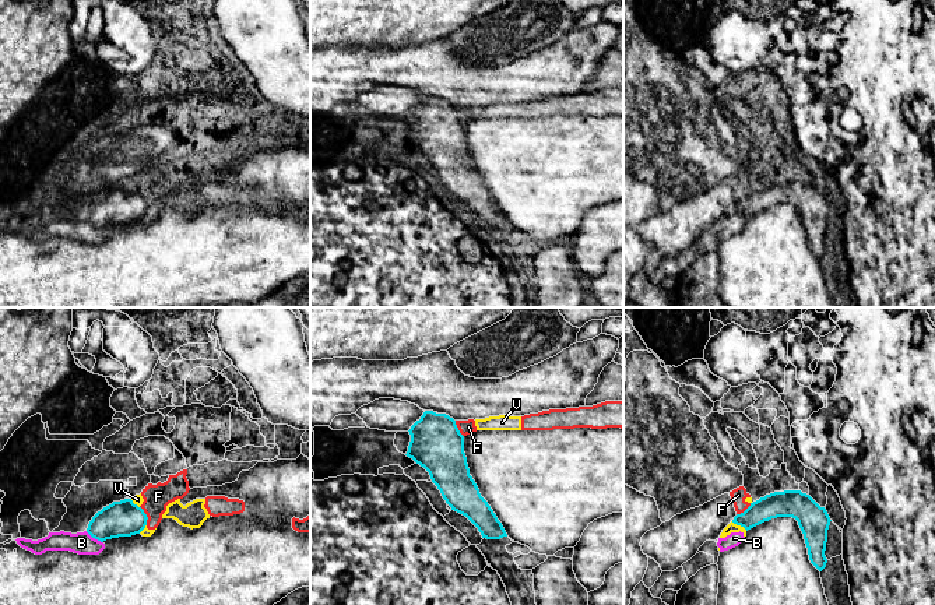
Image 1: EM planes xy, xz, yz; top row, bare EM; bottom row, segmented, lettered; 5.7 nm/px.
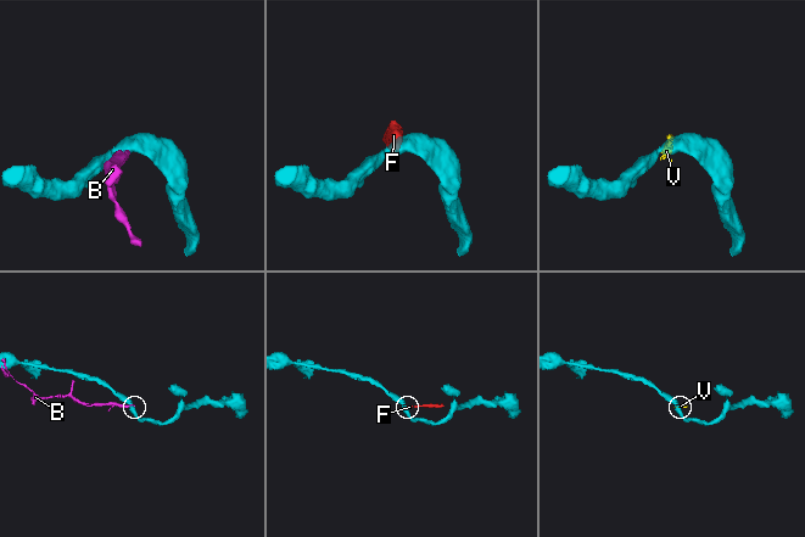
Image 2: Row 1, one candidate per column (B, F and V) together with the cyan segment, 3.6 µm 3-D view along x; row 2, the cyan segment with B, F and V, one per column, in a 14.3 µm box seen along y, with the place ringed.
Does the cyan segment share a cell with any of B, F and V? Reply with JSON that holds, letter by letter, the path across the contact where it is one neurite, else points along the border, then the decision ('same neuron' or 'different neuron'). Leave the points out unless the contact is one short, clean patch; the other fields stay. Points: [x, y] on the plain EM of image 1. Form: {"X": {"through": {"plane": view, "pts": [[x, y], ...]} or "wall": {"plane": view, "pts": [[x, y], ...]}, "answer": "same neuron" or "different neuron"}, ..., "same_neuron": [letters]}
{"B": {"wall": {"plane": "xy", "pts": [[85, 218], [102, 229]]}, "answer": "different neuron"}, "F": {"wall": {"plane": "xy", "pts": [[140, 193], [147, 204], [147, 211]]}, "answer": "different neuron"}, "V": {"wall": {"plane": "yz", "pts": [[731, 208], [747, 217]]}, "answer": "different neuron"}, "same_neuron": []}

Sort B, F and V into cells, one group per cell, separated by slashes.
B F V

